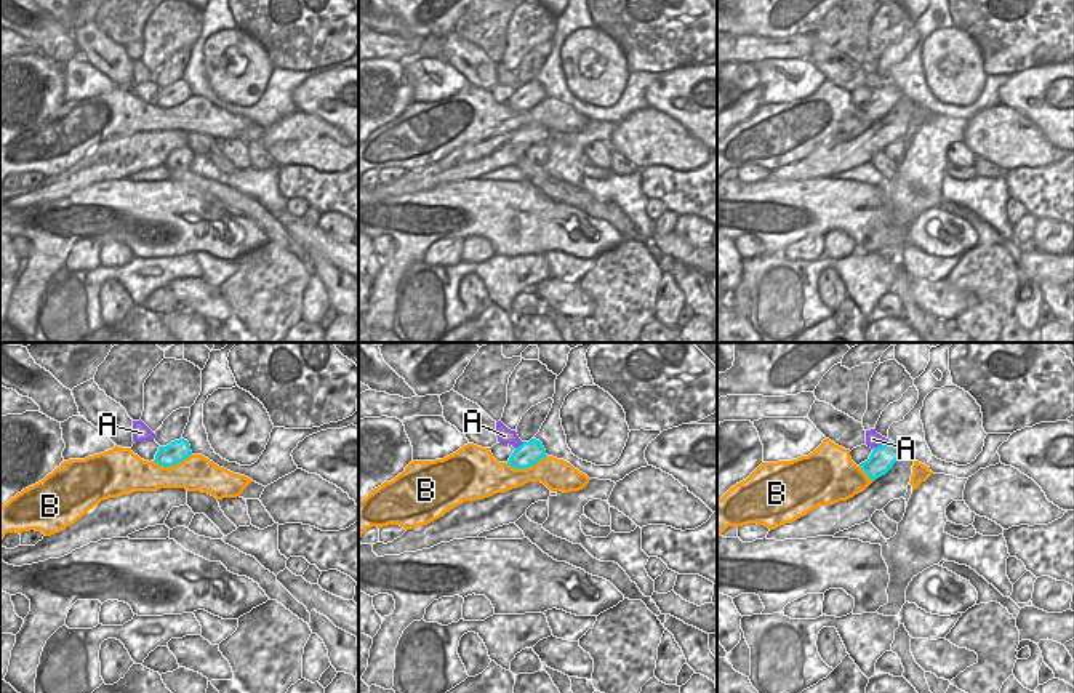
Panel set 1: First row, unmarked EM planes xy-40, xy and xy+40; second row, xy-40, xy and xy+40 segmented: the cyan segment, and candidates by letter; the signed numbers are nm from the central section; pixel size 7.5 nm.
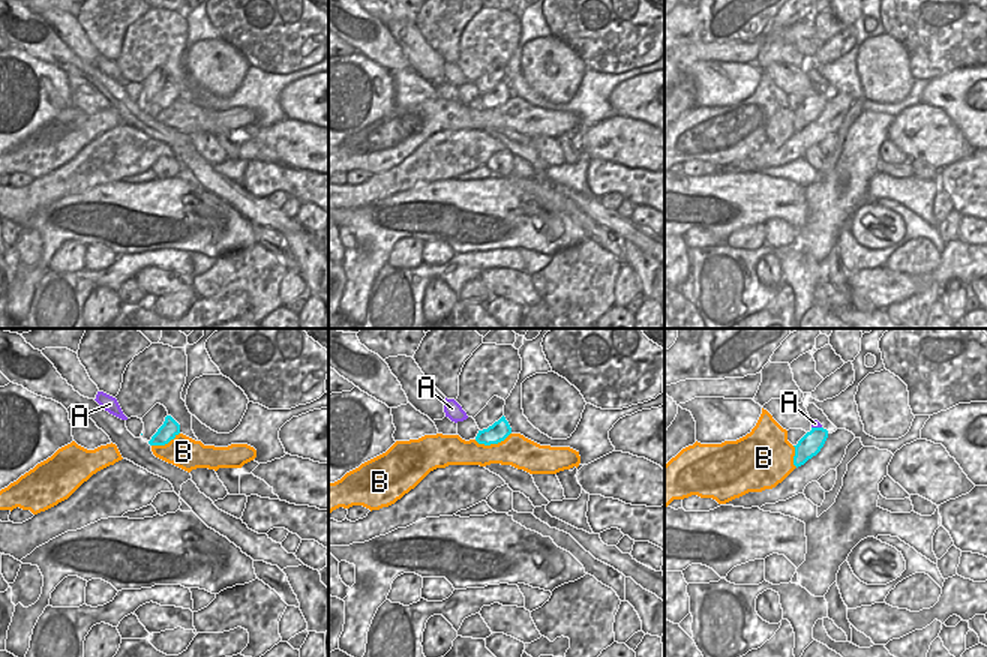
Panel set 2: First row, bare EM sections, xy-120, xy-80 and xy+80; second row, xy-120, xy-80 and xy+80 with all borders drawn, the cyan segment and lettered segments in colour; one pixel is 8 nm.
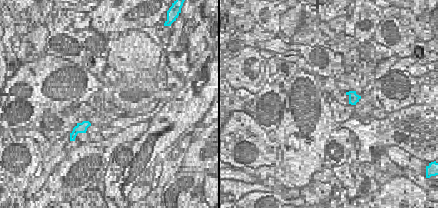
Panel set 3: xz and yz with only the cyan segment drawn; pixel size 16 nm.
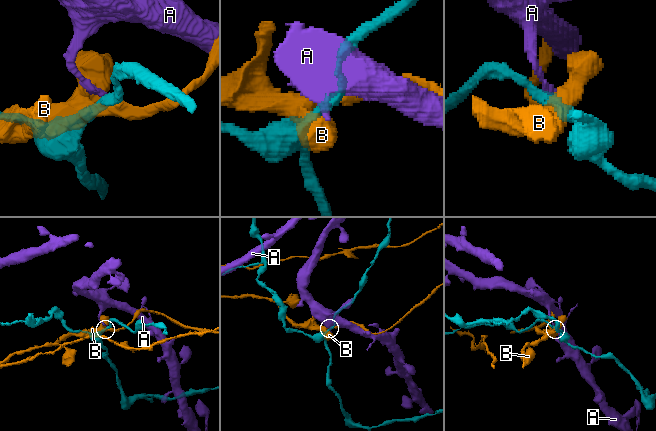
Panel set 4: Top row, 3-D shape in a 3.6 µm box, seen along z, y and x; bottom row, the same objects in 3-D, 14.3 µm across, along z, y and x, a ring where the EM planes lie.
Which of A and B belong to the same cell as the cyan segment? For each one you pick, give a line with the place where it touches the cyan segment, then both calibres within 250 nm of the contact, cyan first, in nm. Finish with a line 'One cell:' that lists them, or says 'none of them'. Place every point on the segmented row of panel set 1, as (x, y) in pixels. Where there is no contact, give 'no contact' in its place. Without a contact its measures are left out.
One cell: none of them

